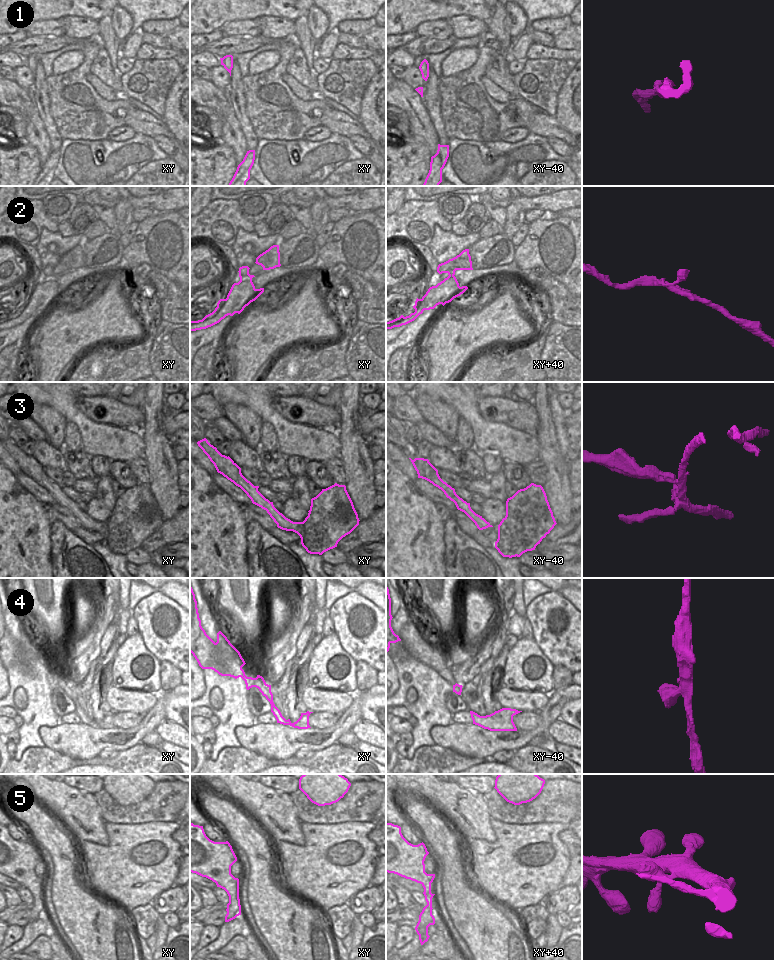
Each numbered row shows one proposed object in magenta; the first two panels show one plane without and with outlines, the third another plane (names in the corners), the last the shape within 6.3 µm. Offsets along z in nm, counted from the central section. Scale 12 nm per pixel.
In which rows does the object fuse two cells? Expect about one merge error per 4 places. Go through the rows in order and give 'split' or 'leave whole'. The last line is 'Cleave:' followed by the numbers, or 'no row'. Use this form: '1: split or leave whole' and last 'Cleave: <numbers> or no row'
1: leave whole
2: leave whole
3: split
4: leave whole
5: leave whole
Cleave: 3

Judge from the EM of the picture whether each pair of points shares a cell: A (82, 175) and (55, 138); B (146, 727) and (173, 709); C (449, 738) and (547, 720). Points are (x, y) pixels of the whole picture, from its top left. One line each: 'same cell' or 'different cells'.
A: different cells
B: different cells
C: same cell

